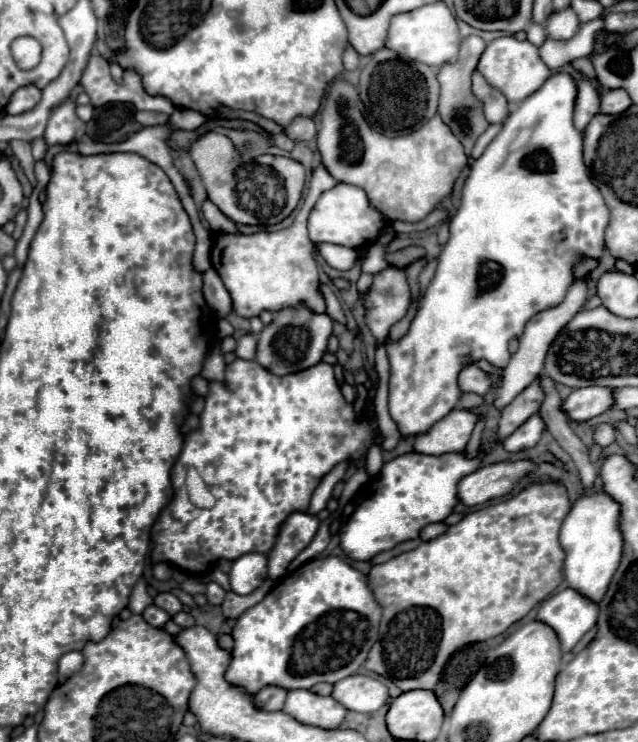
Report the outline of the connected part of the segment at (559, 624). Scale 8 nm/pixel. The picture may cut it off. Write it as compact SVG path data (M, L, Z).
M565 588L541 604L537 620L549 624L557 632L563 652L571 652L583 634L595 626L597 614L599 606L595 602L573 588Z

